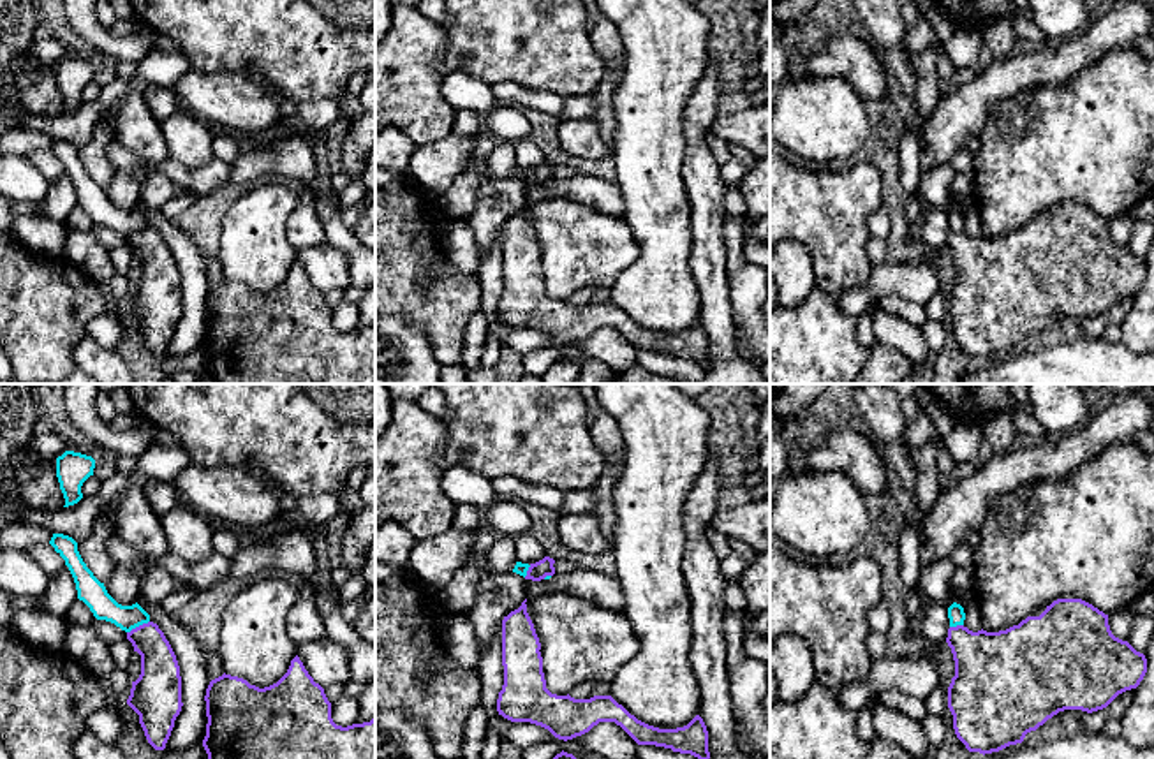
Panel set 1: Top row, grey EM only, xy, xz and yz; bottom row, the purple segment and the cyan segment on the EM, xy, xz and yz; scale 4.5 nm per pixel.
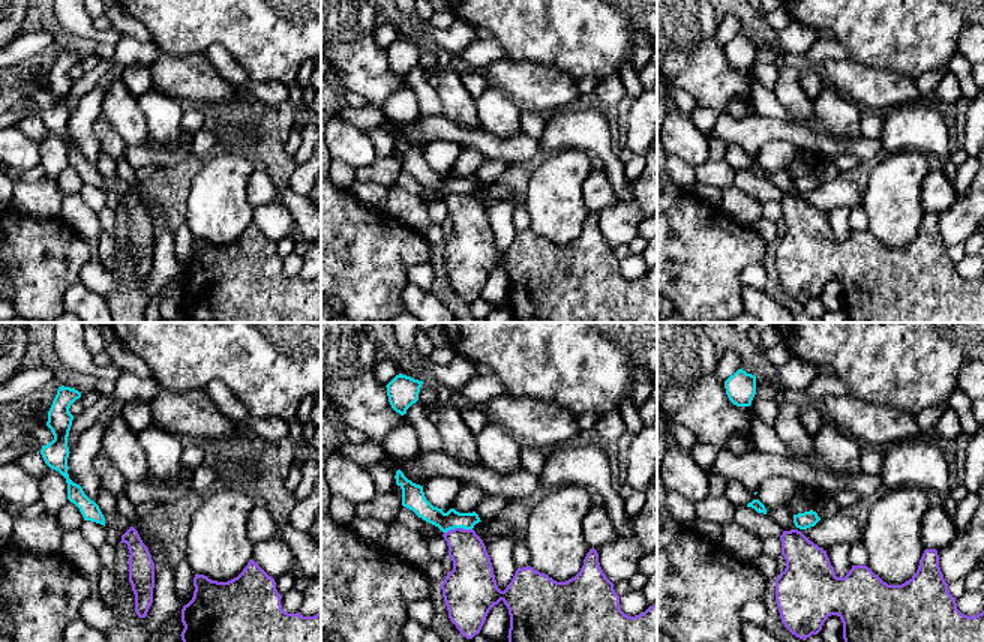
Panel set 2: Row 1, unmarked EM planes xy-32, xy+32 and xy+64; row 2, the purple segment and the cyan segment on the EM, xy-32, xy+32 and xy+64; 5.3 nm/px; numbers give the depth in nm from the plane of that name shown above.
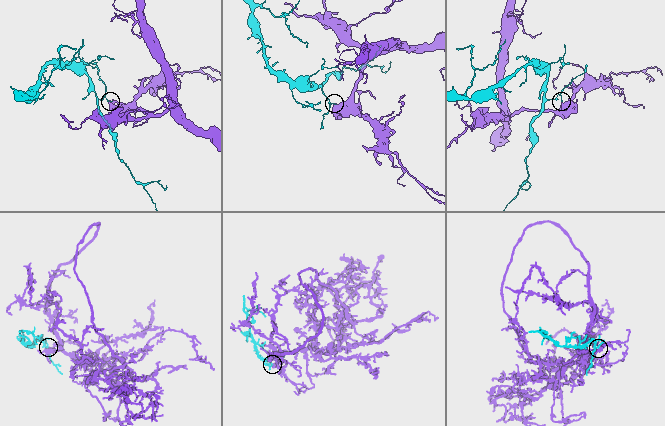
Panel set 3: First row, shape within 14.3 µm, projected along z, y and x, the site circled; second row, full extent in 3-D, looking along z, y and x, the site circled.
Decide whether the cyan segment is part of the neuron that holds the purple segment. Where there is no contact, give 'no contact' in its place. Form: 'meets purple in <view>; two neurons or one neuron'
meets purple in xy; two neurons

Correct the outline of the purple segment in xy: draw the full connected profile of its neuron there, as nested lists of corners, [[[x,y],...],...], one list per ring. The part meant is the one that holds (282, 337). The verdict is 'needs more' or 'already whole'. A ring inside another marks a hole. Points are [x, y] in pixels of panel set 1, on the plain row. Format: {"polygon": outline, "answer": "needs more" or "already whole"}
{"polygon": [[[296,261],[287,278],[259,294],[222,280],[206,294],[208,377],[213,384],[375,384],[375,324],[347,333],[331,324],[331,308]]], "answer": "already whole"}

